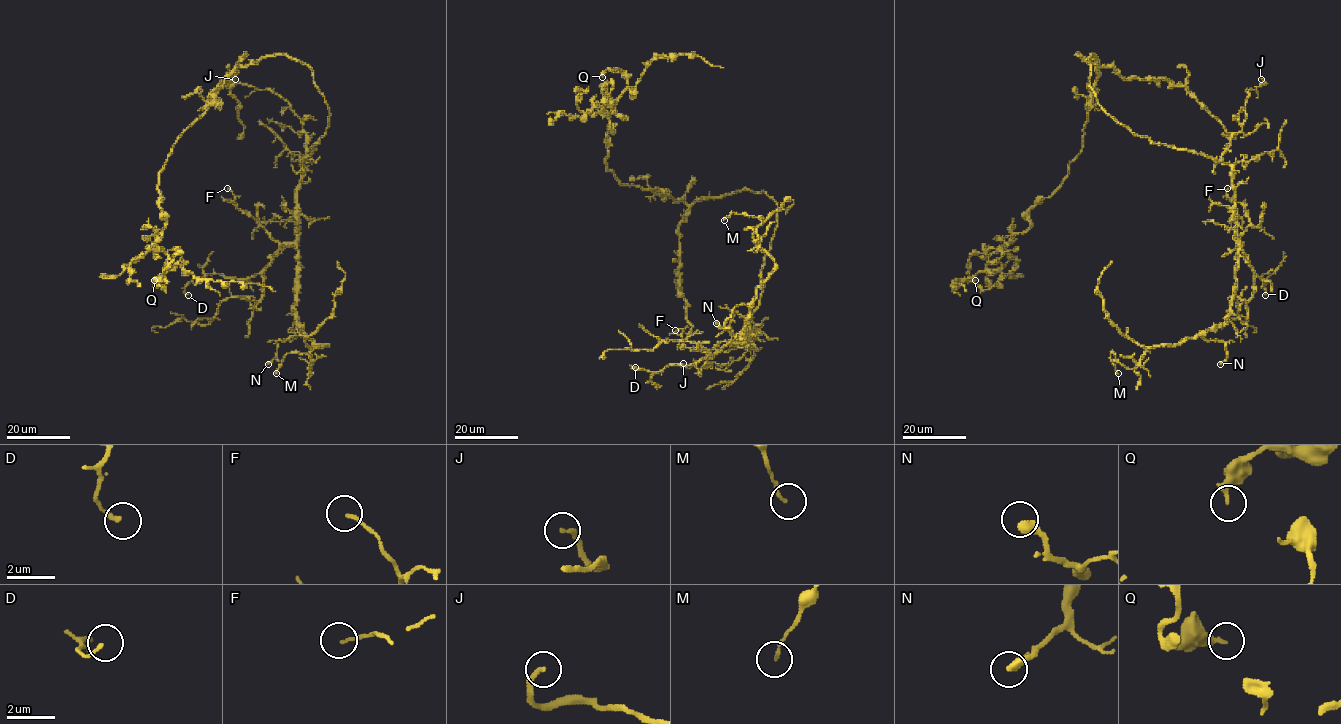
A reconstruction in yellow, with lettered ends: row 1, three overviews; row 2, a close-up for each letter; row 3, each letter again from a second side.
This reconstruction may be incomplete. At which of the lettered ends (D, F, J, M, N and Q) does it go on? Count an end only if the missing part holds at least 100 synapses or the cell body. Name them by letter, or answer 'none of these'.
none of these

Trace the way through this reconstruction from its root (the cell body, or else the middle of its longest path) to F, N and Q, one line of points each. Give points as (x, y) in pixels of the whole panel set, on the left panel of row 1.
F: (329, 107), (326, 133), (302, 161), (295, 241), (275, 241), (256, 219), (236, 207), (234, 196), (227, 188)
N: (329, 107), (329, 125), (302, 161), (297, 191), (294, 311), (301, 333), (278, 340), (276, 357), (268, 364)
Q: (329, 107), (296, 59), (238, 65), (159, 174), (166, 224), (155, 245), (181, 257), (154, 280)

